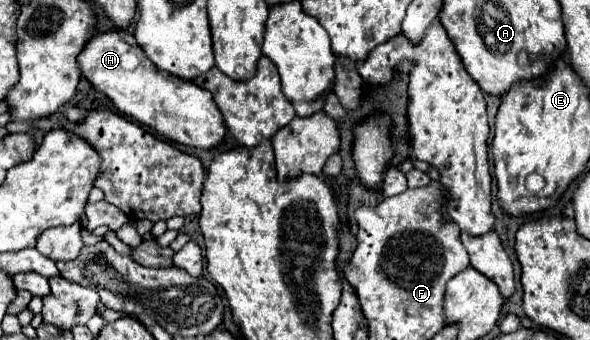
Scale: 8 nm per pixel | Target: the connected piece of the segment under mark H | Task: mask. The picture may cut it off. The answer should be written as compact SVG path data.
M119 31L95 33L77 57L83 77L101 93L105 93L113 105L127 117L155 129L159 135L197 149L217 147L225 135L225 123L211 101L211 93L195 85L173 77L155 65L141 53L139 45L129 45L121 39Z

